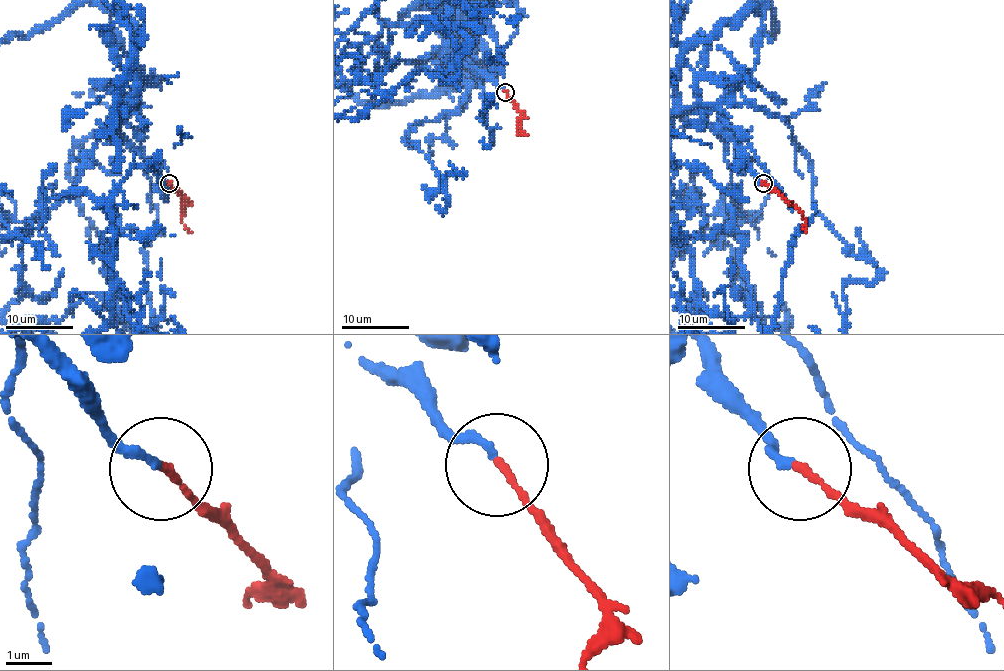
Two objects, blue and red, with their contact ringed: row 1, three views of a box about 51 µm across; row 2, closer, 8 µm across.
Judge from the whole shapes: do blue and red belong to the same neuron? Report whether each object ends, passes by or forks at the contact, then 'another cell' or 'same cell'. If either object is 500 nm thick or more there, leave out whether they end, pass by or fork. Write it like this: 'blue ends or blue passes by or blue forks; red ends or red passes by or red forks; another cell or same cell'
blue ends; red ends; same cell

